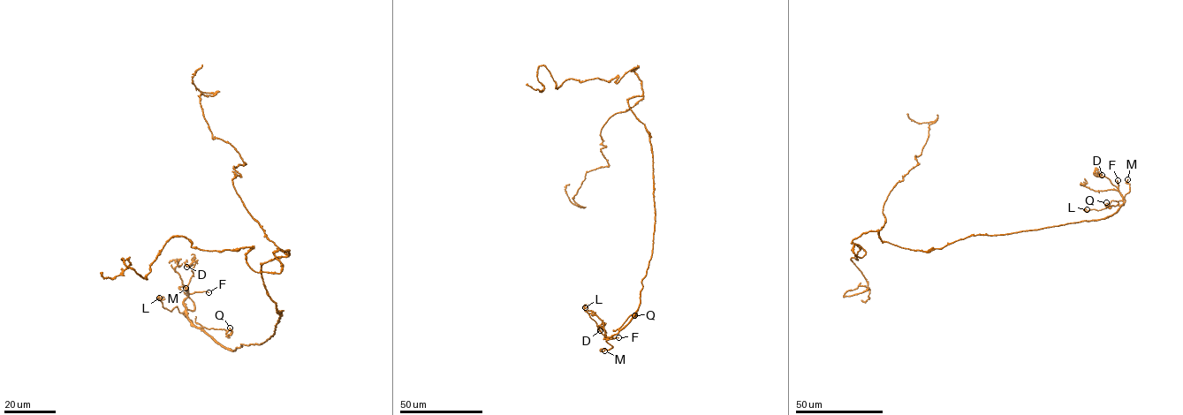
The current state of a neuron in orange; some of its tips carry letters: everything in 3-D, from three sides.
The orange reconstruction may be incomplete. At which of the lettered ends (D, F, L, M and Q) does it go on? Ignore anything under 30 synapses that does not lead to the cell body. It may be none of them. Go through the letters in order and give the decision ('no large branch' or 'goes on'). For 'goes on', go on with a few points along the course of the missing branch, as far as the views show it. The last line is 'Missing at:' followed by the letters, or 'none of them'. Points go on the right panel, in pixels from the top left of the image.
D: no large branch
F: no large branch
L: no large branch
M: goes on
Q: no large branch
Missing at: M

